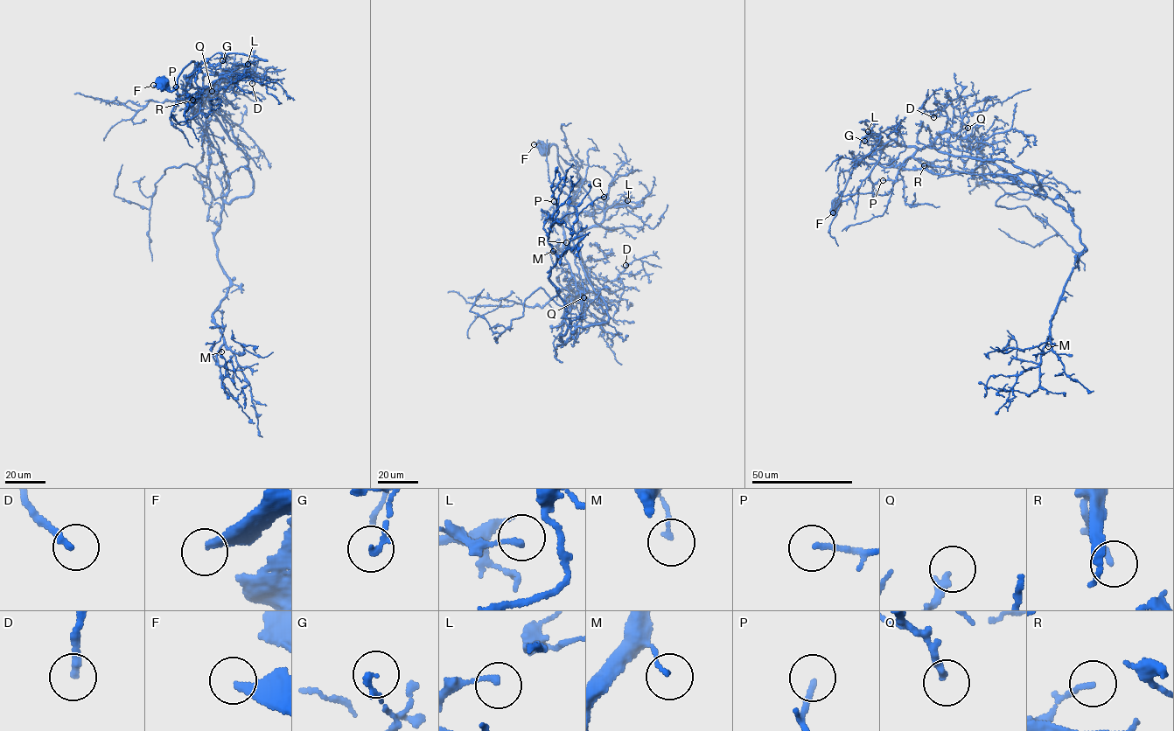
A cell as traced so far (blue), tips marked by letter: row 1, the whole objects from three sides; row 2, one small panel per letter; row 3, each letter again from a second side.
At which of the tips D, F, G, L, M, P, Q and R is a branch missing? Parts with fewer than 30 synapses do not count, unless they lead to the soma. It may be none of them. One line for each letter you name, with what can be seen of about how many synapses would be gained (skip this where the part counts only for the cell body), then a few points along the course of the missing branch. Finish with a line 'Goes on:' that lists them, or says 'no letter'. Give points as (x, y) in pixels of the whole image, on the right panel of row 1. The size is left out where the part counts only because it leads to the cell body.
Q: 30 syn | (967, 128), (971, 126), (970, 118), (960, 108), (957, 96)
Goes on: Q

